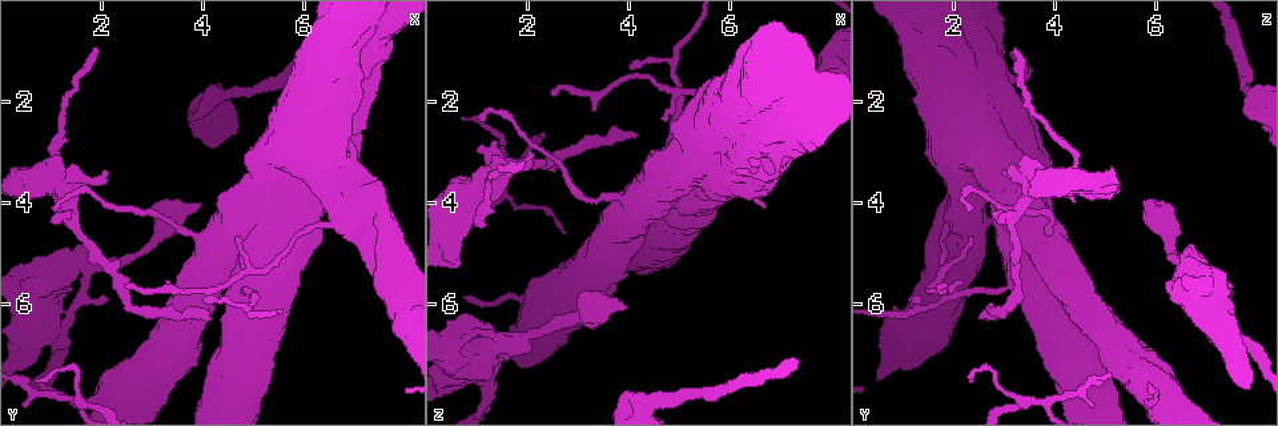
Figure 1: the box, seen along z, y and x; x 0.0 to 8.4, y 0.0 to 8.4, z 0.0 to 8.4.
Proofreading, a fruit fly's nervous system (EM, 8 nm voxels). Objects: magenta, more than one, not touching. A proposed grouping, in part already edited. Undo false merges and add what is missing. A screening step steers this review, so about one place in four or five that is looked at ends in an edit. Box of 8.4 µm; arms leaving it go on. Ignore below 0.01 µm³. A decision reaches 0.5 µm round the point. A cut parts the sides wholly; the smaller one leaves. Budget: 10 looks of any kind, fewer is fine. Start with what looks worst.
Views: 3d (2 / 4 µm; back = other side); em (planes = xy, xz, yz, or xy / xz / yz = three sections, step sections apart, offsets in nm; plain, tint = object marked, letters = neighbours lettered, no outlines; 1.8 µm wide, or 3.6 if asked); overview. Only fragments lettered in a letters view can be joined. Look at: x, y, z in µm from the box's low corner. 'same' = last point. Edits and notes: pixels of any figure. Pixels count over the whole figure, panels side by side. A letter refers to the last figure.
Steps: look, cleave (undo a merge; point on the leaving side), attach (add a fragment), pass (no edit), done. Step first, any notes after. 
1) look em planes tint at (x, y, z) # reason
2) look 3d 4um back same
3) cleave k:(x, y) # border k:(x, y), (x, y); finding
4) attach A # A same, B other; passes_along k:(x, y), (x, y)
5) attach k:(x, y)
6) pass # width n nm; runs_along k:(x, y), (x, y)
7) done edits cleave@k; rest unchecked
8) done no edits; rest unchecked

look 3d 4um at (4.15, 6.35, 2.70) # an open end

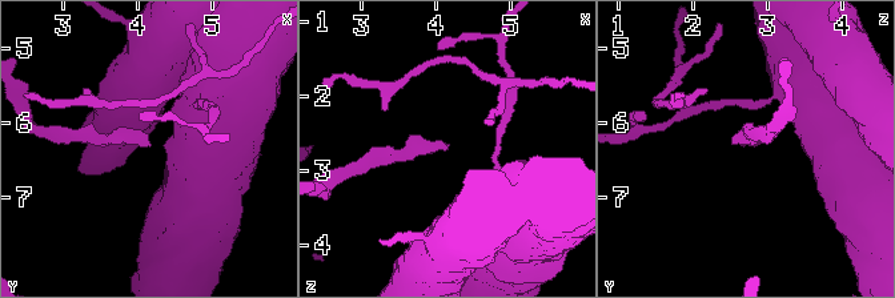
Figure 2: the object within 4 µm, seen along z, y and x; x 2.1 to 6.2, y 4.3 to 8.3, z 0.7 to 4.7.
look em yz step 8 tint at (4.15, 6.30, 2.65) # need the tissue

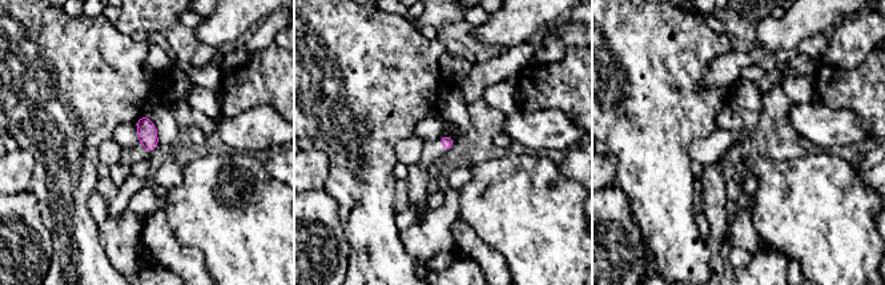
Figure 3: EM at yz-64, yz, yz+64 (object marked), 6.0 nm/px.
look em yz step 8 letters same # what lies round it

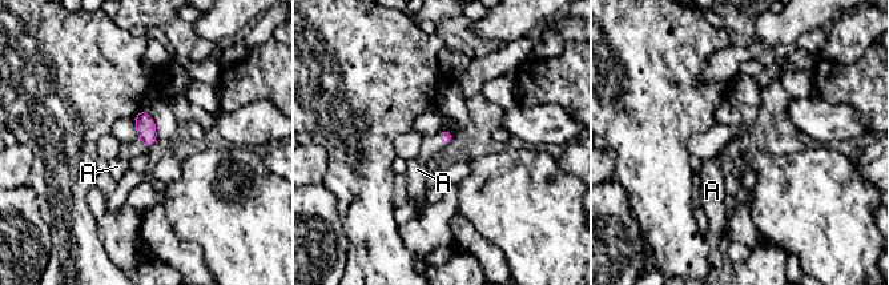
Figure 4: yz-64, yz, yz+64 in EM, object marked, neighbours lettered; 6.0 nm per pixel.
attach A # A same; passes_along 4:(145, 125), (143, 141), (117, 167); the cell continues

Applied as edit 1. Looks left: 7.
look em 3.6um xy step 8 tint at (3.95, 4.05, 6.05) # branch stops here

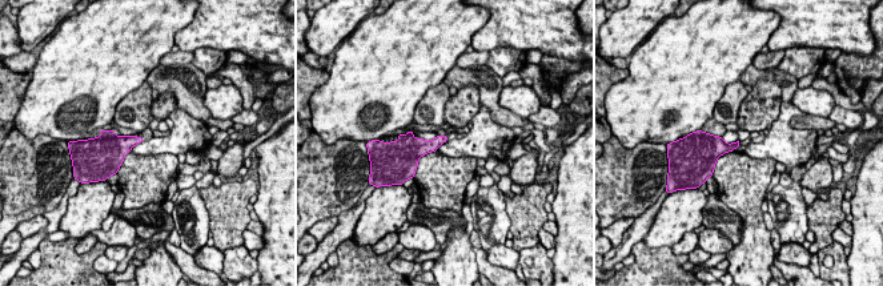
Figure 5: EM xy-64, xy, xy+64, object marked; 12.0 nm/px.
look em 3.6um xz step 8 letters same # cut it another way

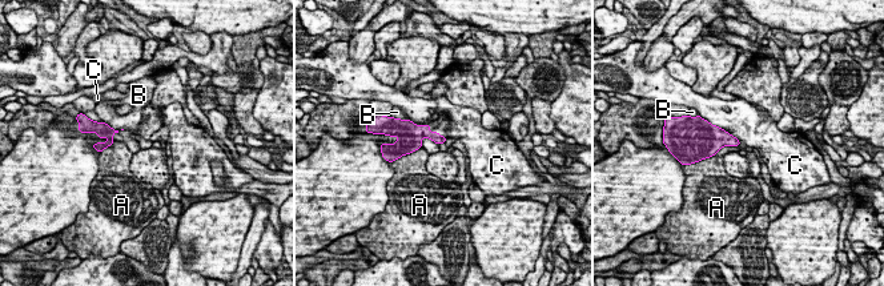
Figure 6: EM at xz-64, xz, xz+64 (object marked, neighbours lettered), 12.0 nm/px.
pass # A other, B other, C other; no lettered fragment goes on from it

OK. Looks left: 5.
look 3d 2um at (1.25, 3.70, 3.55) # a fork

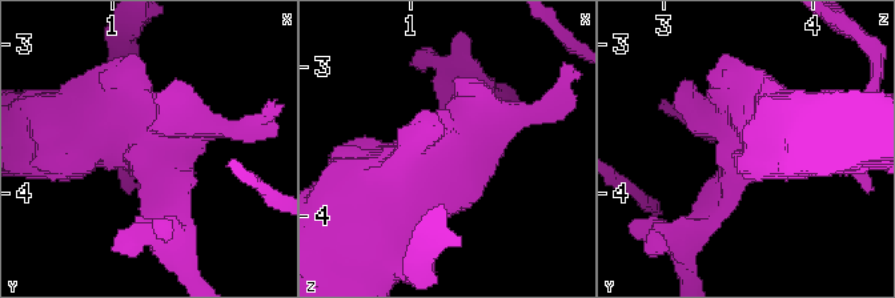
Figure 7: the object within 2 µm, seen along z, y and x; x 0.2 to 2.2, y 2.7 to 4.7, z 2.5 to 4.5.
look em xy step 8 letters at (1.26, 3.72, 3.56) # now the EM

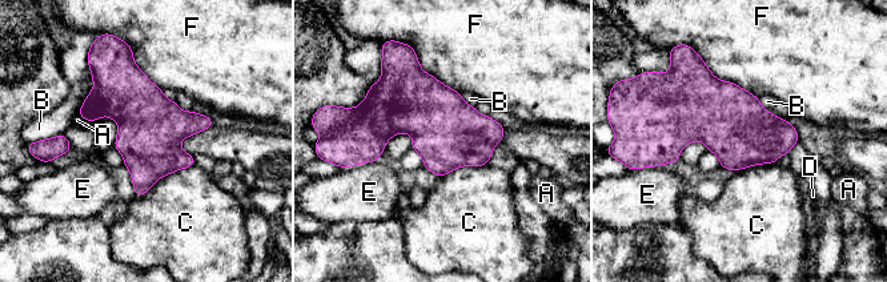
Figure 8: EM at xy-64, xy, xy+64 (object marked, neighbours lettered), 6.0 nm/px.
look em planes letters same # another direction

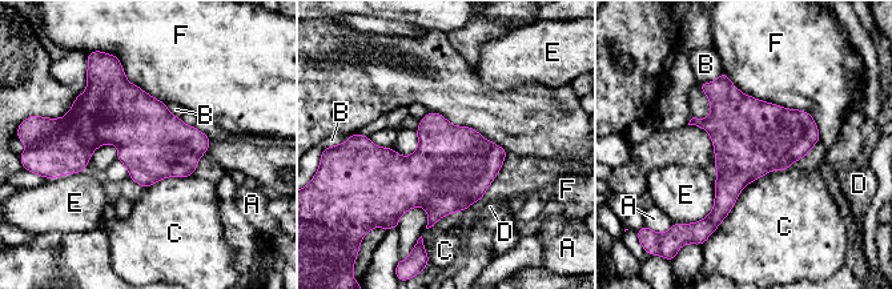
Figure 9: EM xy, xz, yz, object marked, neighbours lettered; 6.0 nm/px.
pass # A other, B other, C other, D other, E other, F other; border 9:(784, 169), (750, 181), (710, 235); one cell here

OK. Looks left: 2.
look em xy step 16 plain at (1.10, 6.55, 7.50) # thick turns thin

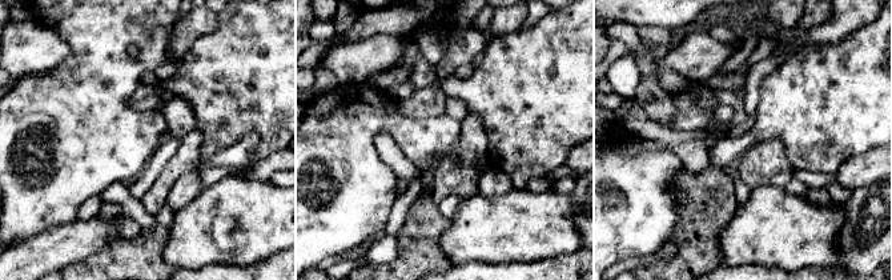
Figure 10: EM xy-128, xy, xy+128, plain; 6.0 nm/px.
look em xy step 16 letters same

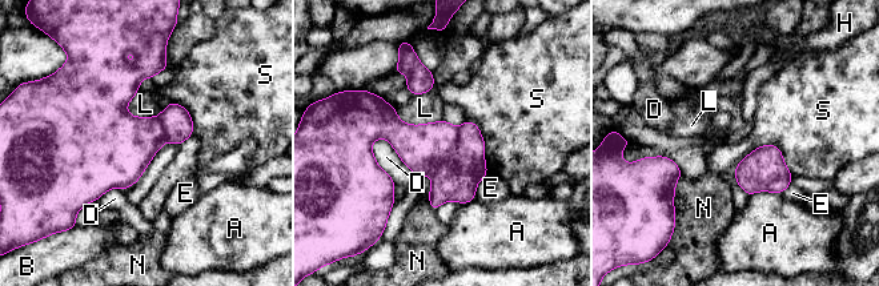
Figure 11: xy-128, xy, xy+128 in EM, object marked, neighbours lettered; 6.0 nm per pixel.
cleave 11:(456, 178) # width 50 nm; A other, B other, D other, E other, H other, L other, N other, S other; two cells meet here

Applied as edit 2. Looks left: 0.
done edits attach@4, cleave@11; rest unchecked

